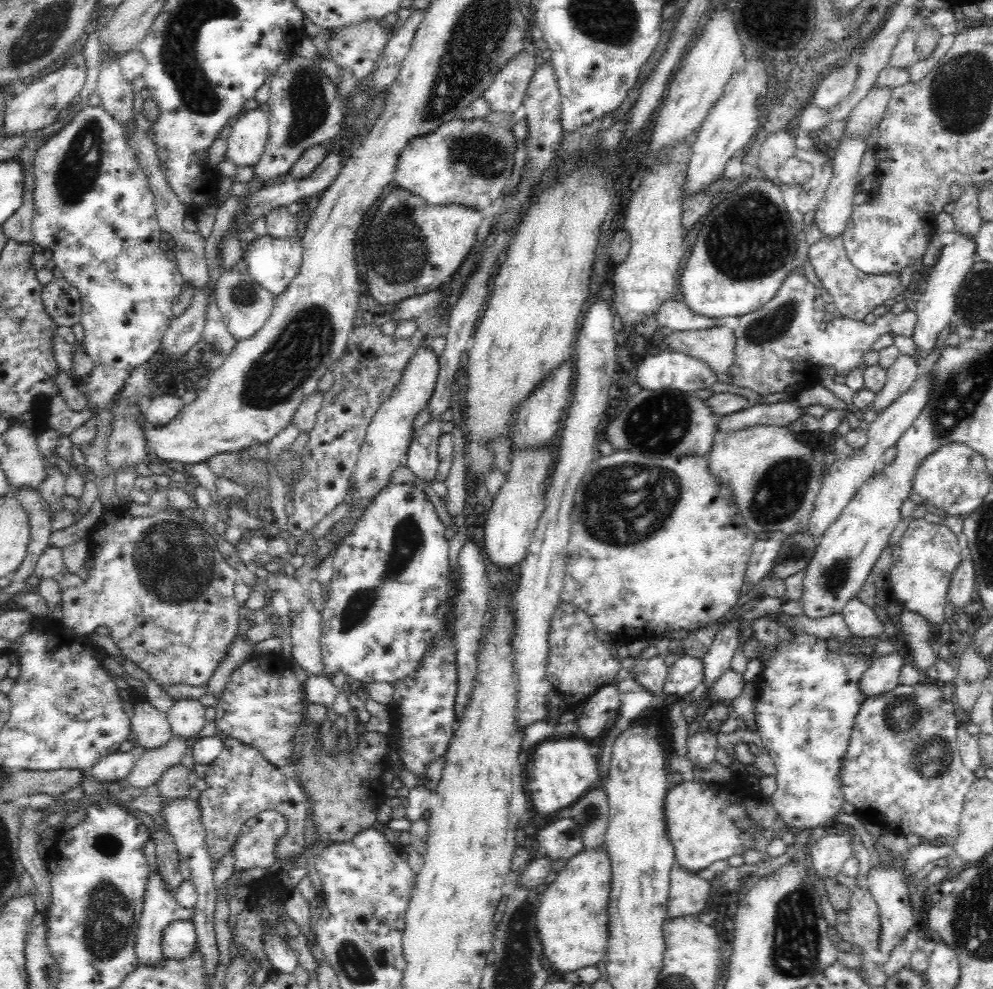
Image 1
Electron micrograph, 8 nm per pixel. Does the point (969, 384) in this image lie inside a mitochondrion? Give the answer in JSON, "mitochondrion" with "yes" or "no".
{"mitochondrion":"yes"}

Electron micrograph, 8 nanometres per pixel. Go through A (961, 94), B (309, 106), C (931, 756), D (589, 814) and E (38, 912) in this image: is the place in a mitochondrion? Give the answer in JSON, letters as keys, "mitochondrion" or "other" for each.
{"A":"mitochondrion","B":"mitochondrion","C":"mitochondrion","D":"mitochondrion","E":"other"}

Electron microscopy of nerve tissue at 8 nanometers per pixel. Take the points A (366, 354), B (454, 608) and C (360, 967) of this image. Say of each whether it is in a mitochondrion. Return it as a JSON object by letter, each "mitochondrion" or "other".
{"A":"other","B":"other","C":"mitochondrion"}

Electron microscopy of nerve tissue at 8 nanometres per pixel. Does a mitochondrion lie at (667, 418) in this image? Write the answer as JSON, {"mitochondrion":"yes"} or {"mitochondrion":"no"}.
{"mitochondrion":"yes"}

